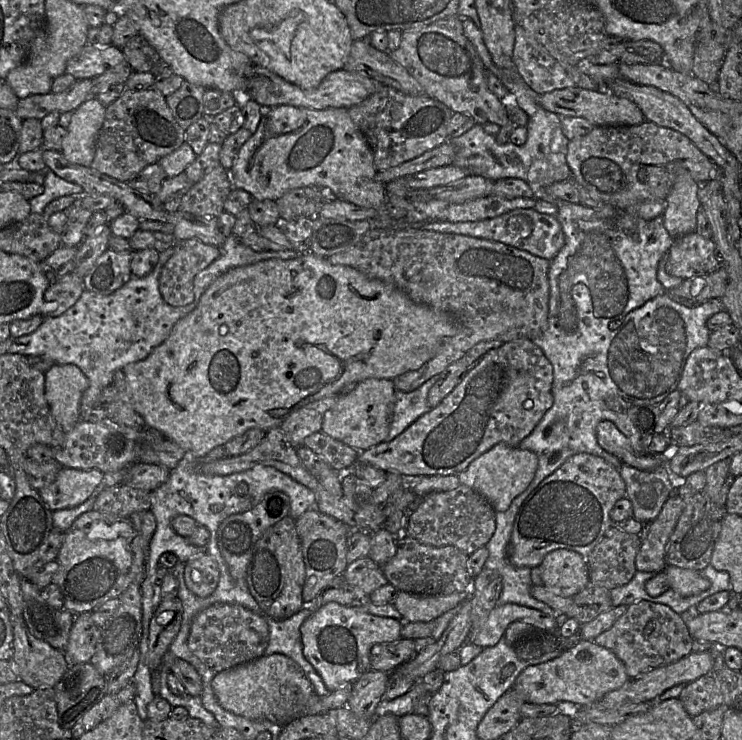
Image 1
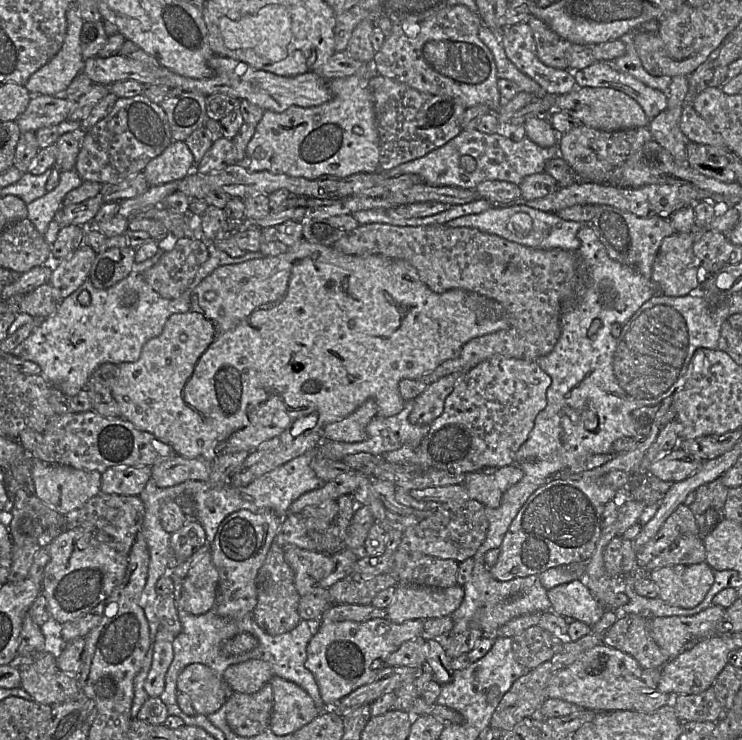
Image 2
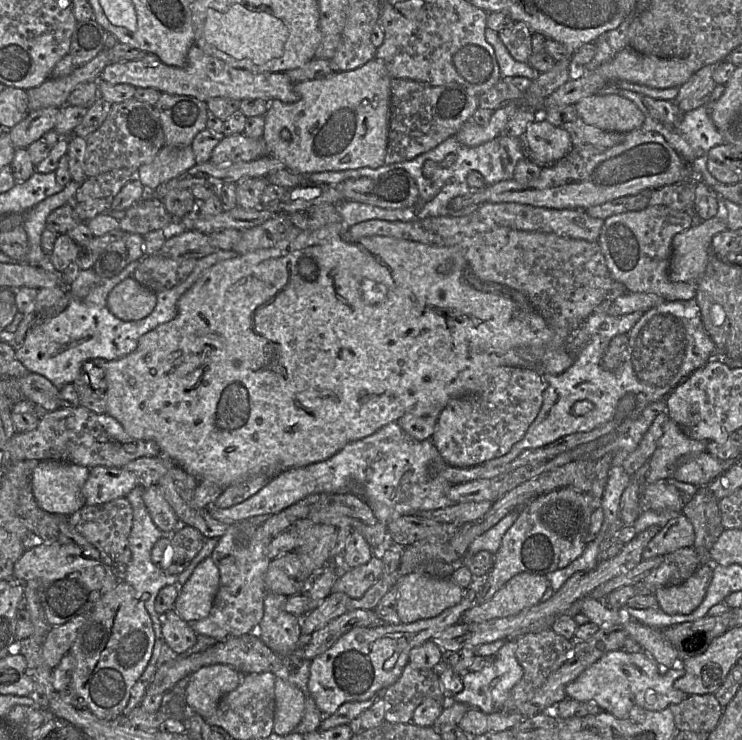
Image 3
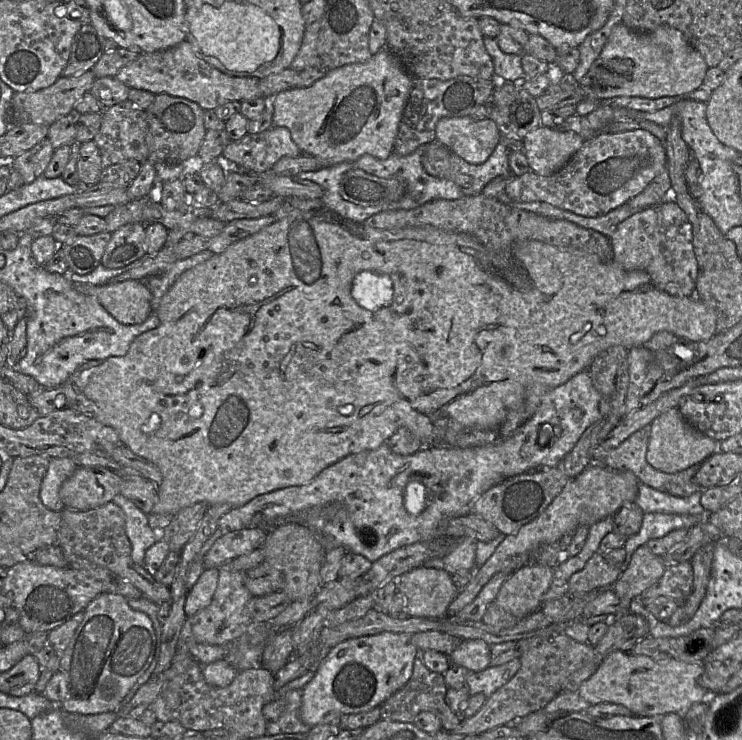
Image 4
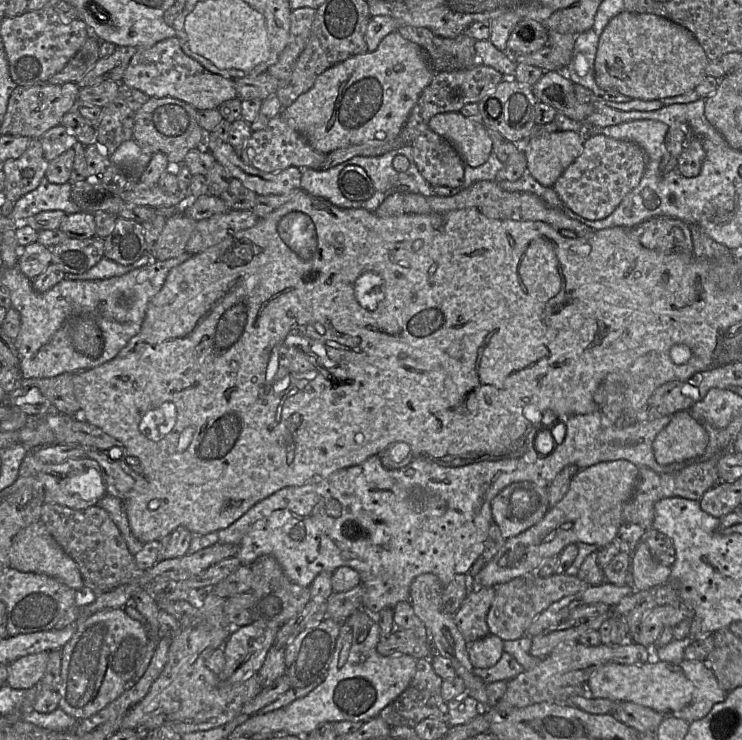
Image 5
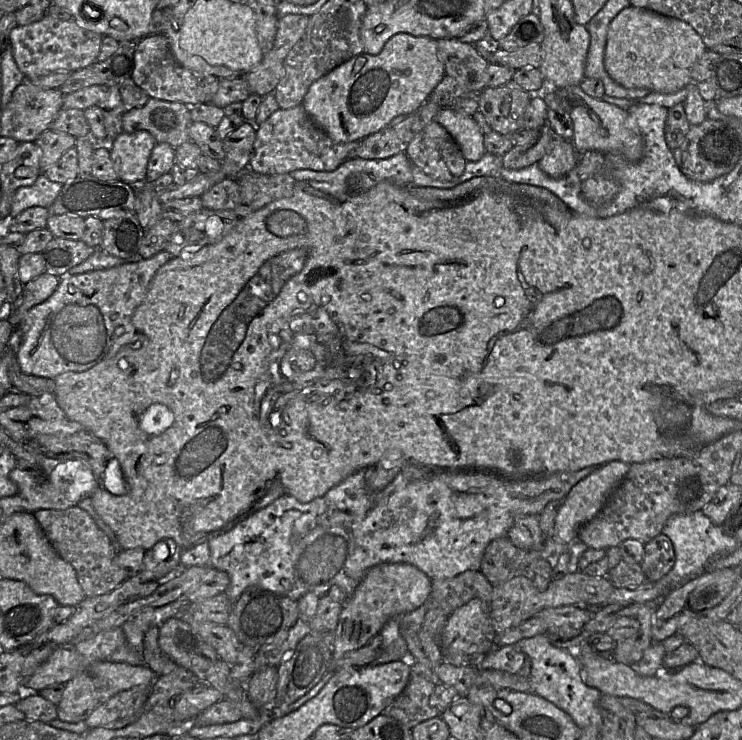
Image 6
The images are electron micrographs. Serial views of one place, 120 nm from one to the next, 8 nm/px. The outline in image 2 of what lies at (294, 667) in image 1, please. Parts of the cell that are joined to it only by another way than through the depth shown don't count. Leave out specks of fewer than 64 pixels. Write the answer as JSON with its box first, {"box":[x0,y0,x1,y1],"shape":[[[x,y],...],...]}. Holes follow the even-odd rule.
{"box":[223,659,274,693],"shape":[[[257,659],[230,665],[223,679],[233,692],[255,693],[274,677],[270,663]]]}

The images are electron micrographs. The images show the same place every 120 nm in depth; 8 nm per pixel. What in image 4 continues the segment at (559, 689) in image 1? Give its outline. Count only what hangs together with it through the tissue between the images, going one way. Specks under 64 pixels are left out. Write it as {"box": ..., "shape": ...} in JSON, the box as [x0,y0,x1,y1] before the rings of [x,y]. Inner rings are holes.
{"box":[578,650,709,717],"shape":[[[616,650],[605,657],[595,673],[585,680],[578,694],[591,705],[615,703],[627,707],[634,716],[662,717],[668,713],[684,713],[695,703],[703,702],[709,692],[698,685],[703,663],[686,663],[676,659],[658,662],[652,657]]]}

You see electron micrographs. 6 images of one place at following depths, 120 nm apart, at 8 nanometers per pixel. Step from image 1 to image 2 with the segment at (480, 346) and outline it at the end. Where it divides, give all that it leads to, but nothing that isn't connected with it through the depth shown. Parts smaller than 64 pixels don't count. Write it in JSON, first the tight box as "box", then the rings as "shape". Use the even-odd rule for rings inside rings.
{"box":[409,372,463,425],"shape":[[[456,372],[446,375],[426,388],[414,399],[414,407],[409,415],[409,421],[415,425],[430,425],[442,414],[446,398],[463,374]]]}

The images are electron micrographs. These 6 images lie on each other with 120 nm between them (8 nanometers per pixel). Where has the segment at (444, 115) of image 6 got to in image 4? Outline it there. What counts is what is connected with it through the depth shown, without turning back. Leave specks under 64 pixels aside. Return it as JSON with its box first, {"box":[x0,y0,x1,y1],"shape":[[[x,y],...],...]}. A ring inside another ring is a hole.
{"box":[435,116,501,165],"shape":[[[469,116],[441,118],[435,133],[438,142],[474,165],[482,164],[490,157],[501,136],[492,119],[475,121]]]}

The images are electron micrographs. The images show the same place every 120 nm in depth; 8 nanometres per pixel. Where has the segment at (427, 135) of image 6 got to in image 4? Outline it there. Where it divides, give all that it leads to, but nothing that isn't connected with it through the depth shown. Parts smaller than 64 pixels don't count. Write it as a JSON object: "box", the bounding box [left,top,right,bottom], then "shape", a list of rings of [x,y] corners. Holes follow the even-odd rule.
{"box":[422,140,472,188],"shape":[[[437,140],[427,144],[427,150],[422,157],[424,170],[431,176],[452,180],[460,188],[469,188],[472,177],[461,174],[459,166],[452,162],[453,152]]]}

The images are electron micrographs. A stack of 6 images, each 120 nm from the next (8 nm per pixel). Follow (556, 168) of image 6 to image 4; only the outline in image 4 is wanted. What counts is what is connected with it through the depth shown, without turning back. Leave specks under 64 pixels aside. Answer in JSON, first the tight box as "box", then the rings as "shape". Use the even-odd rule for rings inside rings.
{"box":[522,125,585,176],"shape":[[[540,125],[522,141],[531,171],[540,176],[550,176],[571,159],[585,139],[572,131],[560,132]]]}

